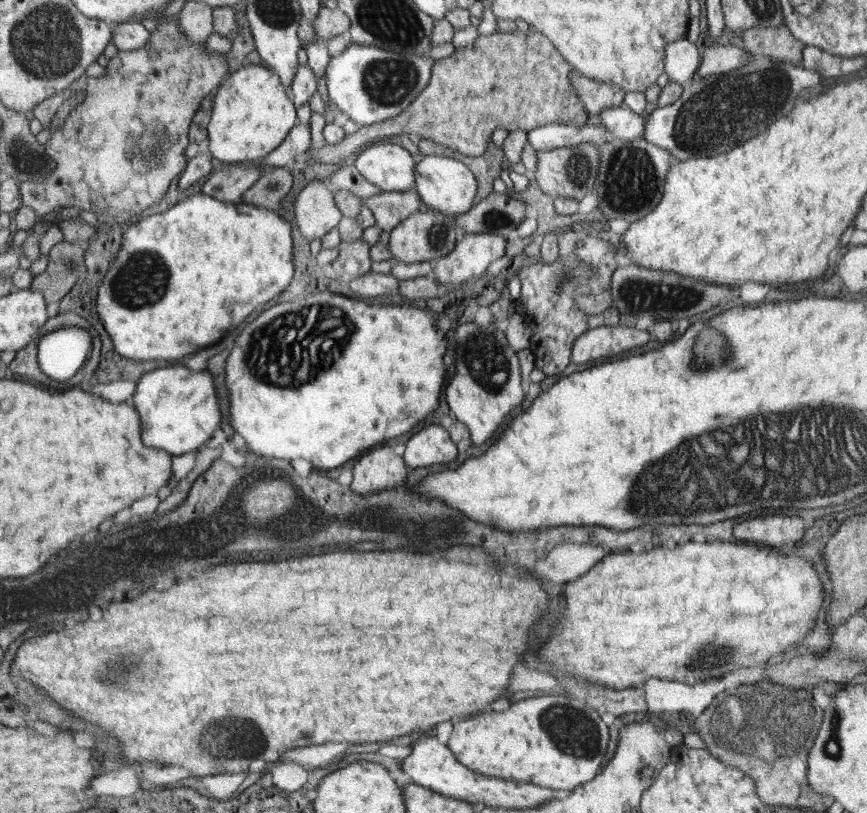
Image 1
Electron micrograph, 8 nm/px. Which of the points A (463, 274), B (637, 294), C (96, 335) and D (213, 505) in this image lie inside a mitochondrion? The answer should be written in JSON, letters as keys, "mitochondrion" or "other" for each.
{"A":"other","B":"mitochondrion","C":"other","D":"mitochondrion"}

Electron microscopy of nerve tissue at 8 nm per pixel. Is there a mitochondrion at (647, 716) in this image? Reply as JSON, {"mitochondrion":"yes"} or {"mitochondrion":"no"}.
{"mitochondrion":"no"}

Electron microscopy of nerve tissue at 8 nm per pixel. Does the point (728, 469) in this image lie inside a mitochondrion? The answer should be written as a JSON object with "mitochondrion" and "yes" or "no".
{"mitochondrion":"yes"}

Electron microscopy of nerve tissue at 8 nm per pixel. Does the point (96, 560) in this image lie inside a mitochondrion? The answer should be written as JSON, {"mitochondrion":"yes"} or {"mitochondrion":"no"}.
{"mitochondrion":"yes"}

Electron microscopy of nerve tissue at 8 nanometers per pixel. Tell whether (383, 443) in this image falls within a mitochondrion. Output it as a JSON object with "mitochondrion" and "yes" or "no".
{"mitochondrion":"no"}

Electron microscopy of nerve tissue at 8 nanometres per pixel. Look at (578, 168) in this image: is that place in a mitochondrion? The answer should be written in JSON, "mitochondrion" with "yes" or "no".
{"mitochondrion":"yes"}

